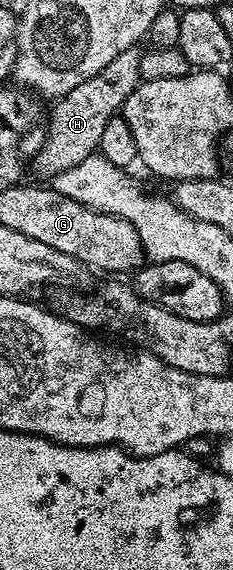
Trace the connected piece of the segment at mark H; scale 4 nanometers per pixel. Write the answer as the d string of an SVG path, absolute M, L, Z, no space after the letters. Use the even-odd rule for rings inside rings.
M135 45L126 52L114 56L114 60L110 60L110 64L102 68L102 72L78 84L78 88L70 88L70 92L66 92L63 98L53 105L56 107L50 110L50 117L46 122L44 146L36 153L34 159L34 165L45 176L66 172L66 168L74 168L74 164L82 164L82 160L97 153L106 124L110 124L110 120L121 113L124 101L142 80L141 53L141 47Z

